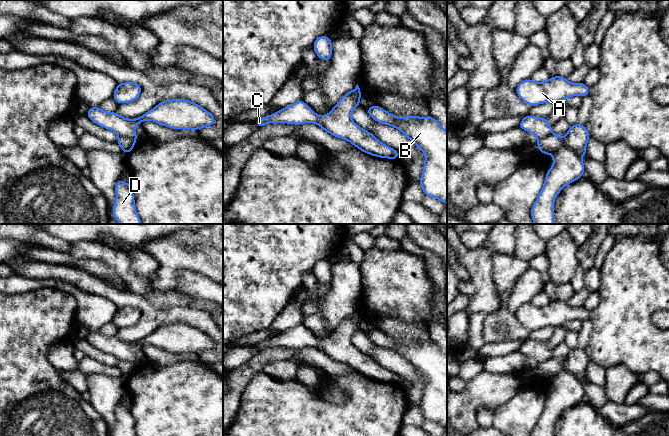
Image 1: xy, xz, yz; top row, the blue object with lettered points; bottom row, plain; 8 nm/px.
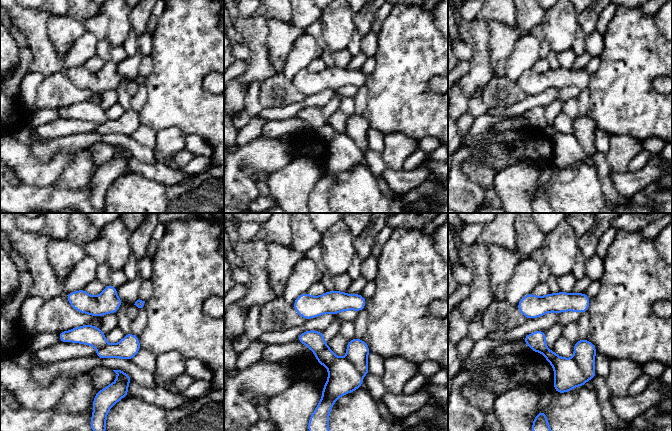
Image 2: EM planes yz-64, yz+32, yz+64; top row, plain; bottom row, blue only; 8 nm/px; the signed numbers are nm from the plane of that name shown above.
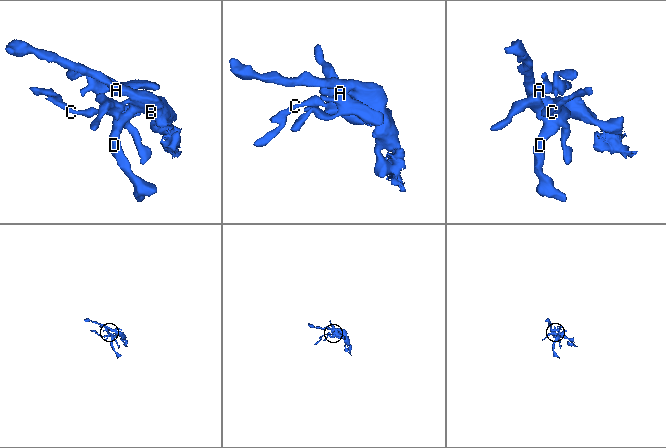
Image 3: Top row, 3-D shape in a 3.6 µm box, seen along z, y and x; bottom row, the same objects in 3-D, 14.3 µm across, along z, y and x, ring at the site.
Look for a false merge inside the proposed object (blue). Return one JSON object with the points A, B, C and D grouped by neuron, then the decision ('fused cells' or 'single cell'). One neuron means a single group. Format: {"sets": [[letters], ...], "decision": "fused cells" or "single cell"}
{"sets": [["A", "B", "D"], ["C"]], "decision": "fused cells"}

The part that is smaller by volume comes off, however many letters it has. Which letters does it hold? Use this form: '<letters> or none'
C

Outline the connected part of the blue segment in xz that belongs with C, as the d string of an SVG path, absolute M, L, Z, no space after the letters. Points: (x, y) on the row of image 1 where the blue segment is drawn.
M346 93L332 110L318 116L302 99L256 121L259 128L269 123L282 122L301 125L315 123L332 136L349 141L361 151L379 158L398 160L400 153L378 140L371 132L359 127L351 118L351 112L360 106L360 98Z

